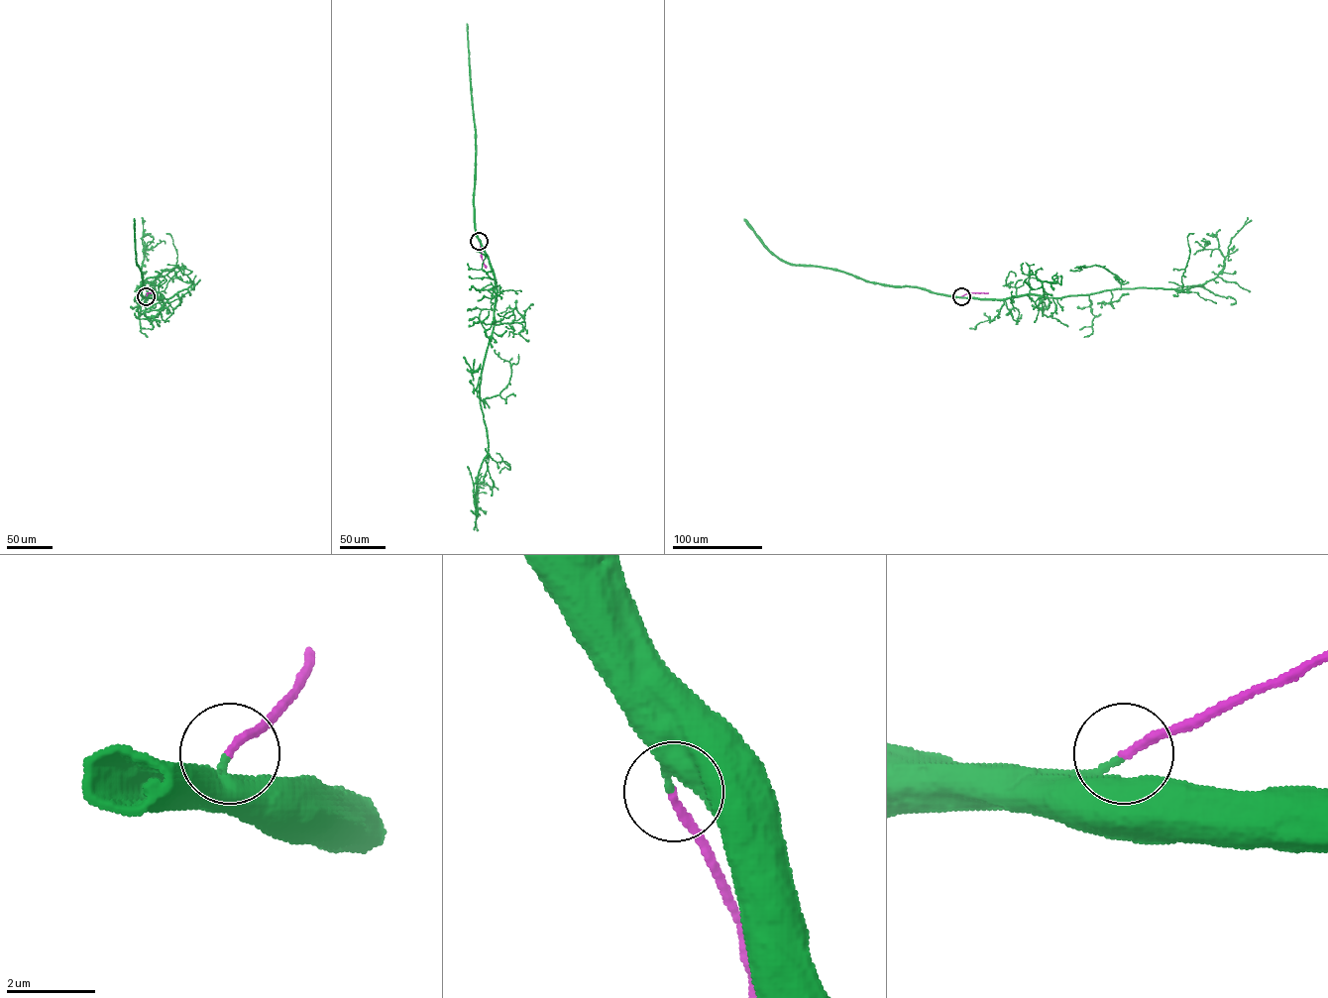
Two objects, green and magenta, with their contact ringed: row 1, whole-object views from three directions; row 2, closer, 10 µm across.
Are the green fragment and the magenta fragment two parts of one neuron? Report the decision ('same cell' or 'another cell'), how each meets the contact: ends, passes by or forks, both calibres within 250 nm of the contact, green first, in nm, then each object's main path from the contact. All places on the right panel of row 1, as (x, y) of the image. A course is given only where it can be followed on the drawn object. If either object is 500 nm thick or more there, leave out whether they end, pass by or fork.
same cell | green ends | magenta ends | 200/180 nm | green via (961, 296), (1060, 297), (1117, 289), (1187, 289), (1213, 279), (1224, 267), (1217, 249), (1202, 250), (1210, 243) | magenta via (961, 296), (988, 293)

